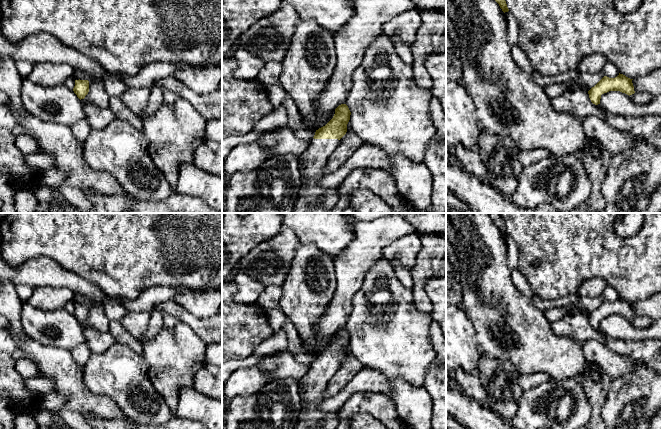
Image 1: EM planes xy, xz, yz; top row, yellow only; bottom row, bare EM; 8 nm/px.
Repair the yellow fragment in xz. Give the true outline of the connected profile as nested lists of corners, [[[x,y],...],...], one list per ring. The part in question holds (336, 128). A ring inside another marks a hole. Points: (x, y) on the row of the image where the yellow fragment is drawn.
[[[341,104],[335,109],[333,118],[323,127],[316,130],[314,137],[310,140],[307,149],[299,156],[301,174],[305,178],[300,188],[297,201],[292,213],[325,213],[320,197],[326,189],[319,186],[319,181],[325,176],[325,167],[328,160],[340,143],[340,139],[347,132],[347,124],[351,112],[346,104]]]

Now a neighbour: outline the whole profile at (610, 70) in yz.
[[[607,61],[602,69],[602,72],[605,76],[609,78],[615,78],[619,75],[619,71],[617,67],[611,63],[610,61]]]

